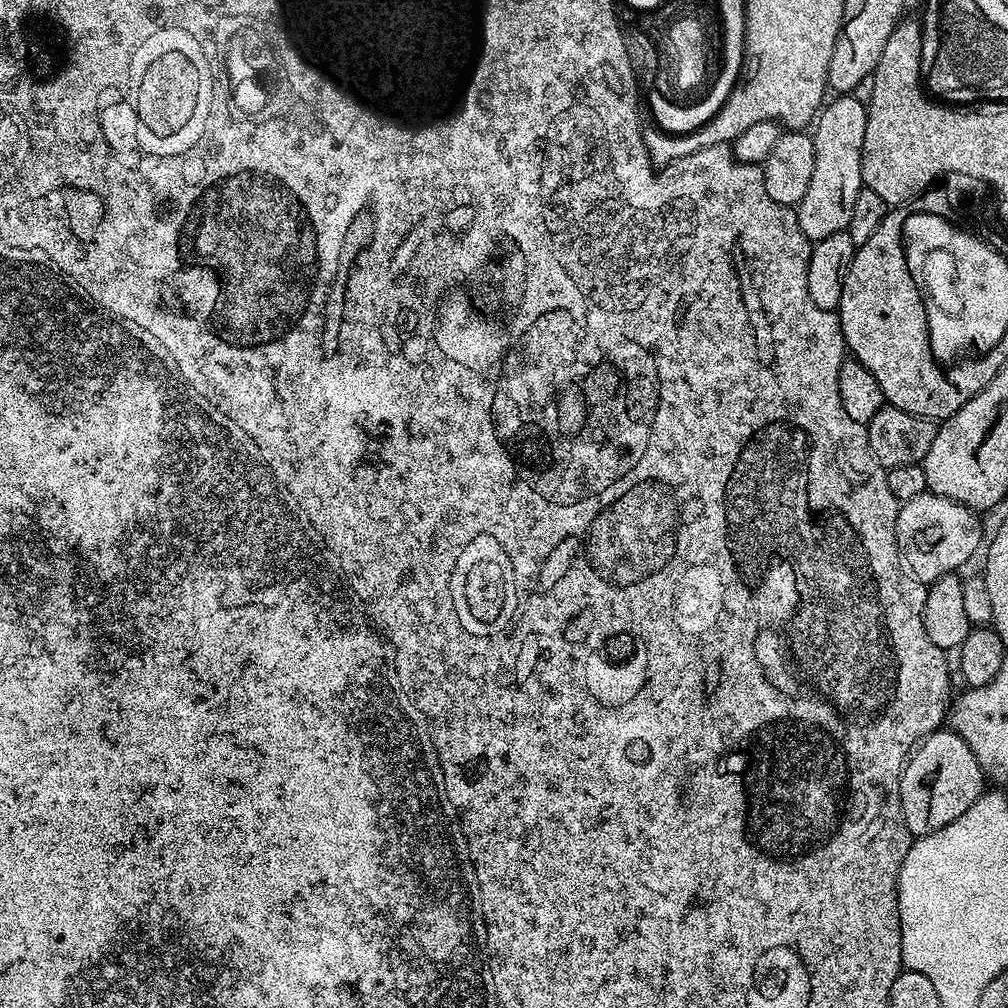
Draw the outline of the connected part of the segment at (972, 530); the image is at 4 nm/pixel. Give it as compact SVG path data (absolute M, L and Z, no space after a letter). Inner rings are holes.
M926 491L918 494L918 498L910 498L903 501L898 514L896 523L896 545L900 547L900 555L907 571L915 579L925 582L931 582L942 578L948 572L956 572L960 567L975 554L981 551L982 540L980 544L980 520L973 509L965 504L959 504L957 500L951 500L945 496L940 496L936 492Z

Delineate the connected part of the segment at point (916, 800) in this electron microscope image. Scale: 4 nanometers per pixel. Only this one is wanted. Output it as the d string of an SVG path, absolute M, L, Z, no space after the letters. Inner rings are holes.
M937 730L920 741L900 776L900 811L913 837L929 836L966 814L986 791L986 777L974 750L957 732Z

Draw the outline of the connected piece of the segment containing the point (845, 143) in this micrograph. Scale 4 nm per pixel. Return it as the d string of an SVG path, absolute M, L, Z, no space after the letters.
M840 94L832 99L829 99L821 107L814 121L816 132L811 133L814 142L814 174L810 178L810 187L806 190L806 198L802 198L802 202L795 209L798 222L802 226L802 234L806 234L806 238L813 242L822 238L830 238L830 234L848 231L850 214L854 210L854 198L858 198L864 182L862 178L862 146L866 138L867 107L862 102L856 101L851 94Z

